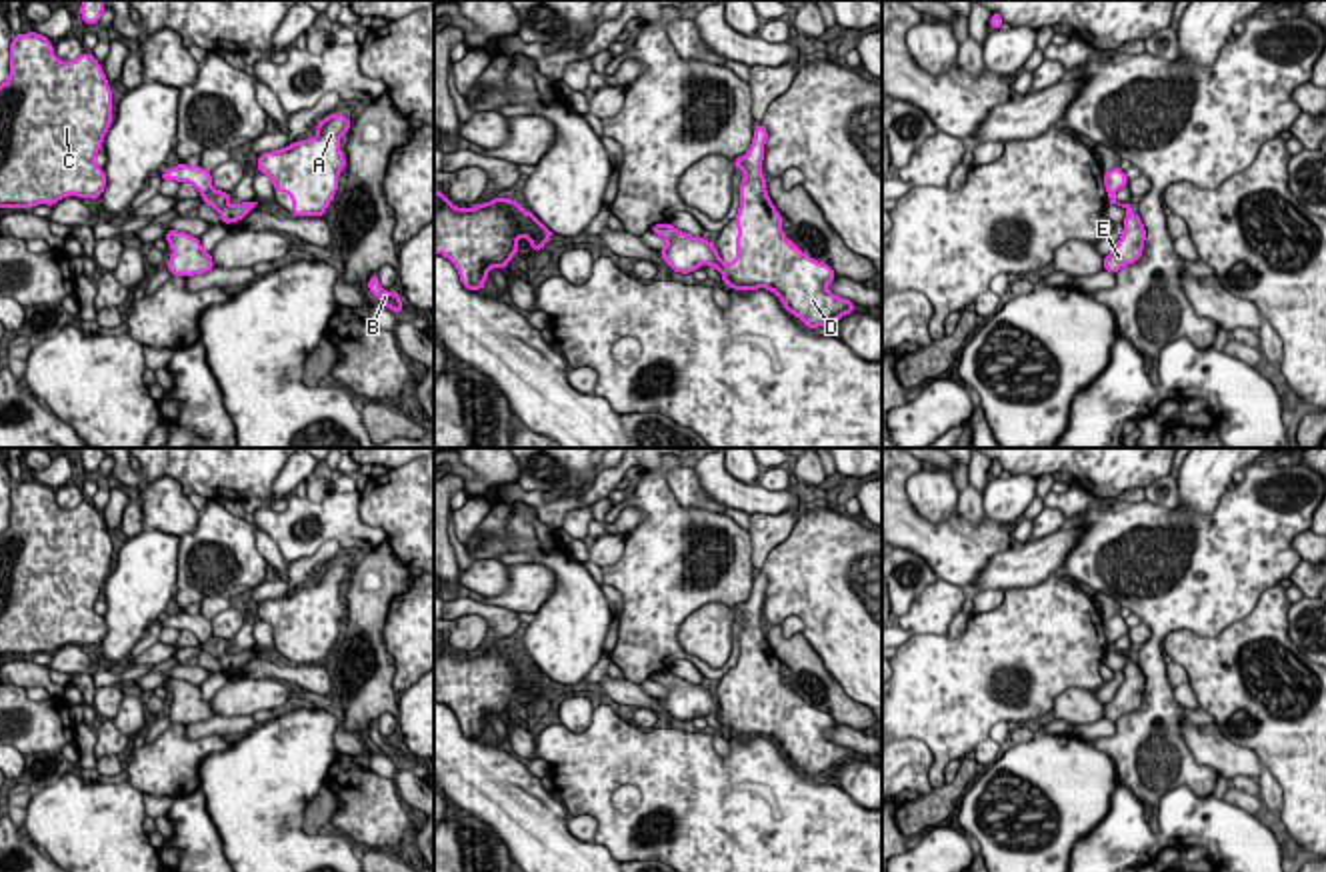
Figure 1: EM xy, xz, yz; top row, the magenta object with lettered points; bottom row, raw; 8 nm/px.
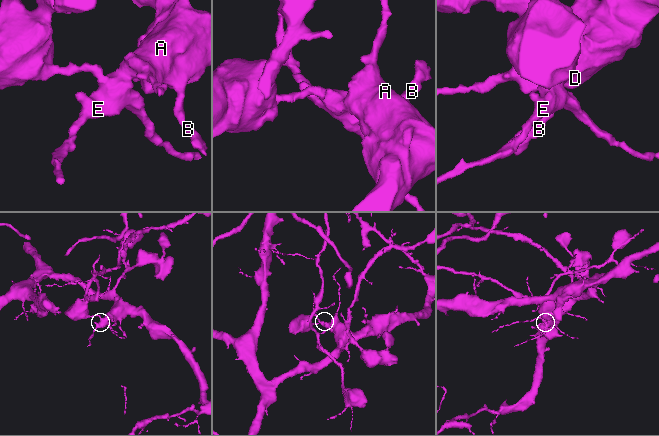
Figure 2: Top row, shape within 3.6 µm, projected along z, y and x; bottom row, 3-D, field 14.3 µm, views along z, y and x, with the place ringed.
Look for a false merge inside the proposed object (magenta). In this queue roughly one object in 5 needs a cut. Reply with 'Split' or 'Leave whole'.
Split

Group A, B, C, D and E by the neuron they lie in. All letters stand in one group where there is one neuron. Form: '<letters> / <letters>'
A B D E / C

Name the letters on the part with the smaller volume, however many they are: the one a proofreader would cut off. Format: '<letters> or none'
C

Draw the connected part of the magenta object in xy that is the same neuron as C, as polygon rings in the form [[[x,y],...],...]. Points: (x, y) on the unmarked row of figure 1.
[[[14,484],[10,524],[0,532],[0,656],[54,654],[66,644],[100,646],[106,622],[94,604],[110,572],[112,538],[90,500],[62,510],[46,484]]]

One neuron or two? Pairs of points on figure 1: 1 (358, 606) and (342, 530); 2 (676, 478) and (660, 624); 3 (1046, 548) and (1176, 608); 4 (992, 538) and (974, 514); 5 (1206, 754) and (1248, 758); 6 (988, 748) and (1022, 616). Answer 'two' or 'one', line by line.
1: two
2: two
3: two
4: two
5: one
6: two

